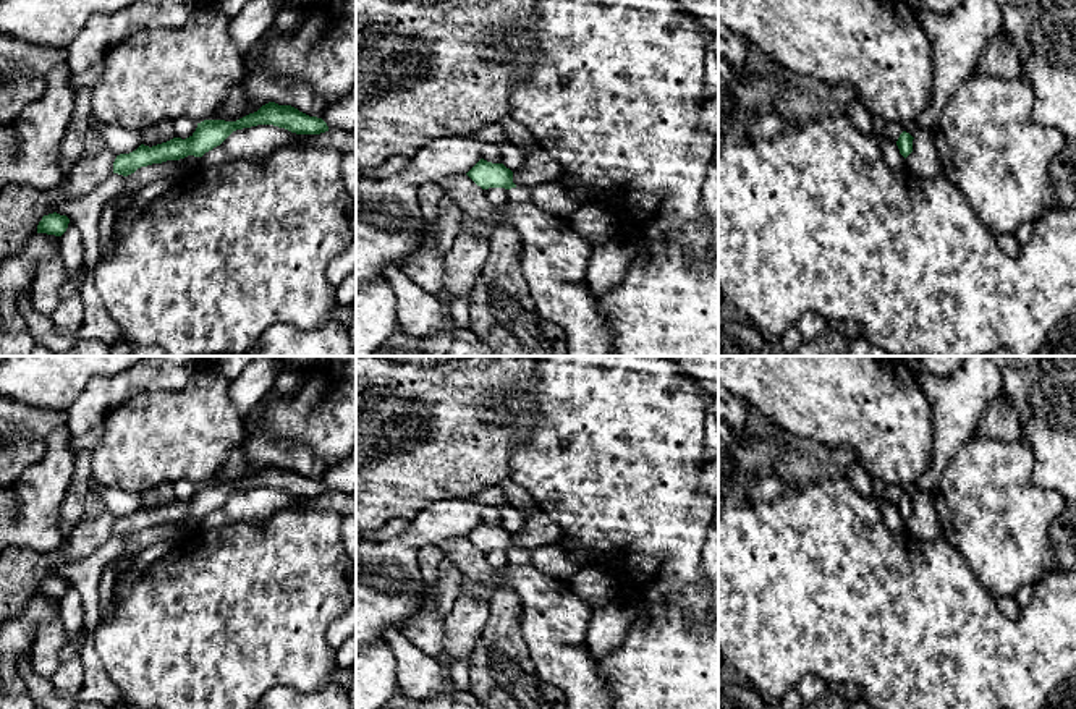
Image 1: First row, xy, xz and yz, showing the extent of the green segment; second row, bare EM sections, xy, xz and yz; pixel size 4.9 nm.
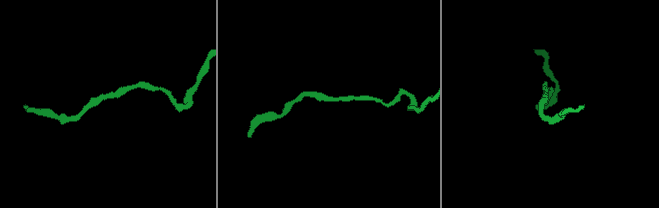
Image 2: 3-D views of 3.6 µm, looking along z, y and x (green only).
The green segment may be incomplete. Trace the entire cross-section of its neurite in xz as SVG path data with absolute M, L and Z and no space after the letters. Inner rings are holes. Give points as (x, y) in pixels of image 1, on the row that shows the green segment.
M481 159L466 175L482 189L516 188L516 185L513 183L513 172L503 163L492 163Z

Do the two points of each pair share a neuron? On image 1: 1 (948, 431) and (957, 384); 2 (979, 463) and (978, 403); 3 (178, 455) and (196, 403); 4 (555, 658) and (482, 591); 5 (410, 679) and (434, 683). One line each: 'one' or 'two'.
1: one
2: two
3: one
4: one
5: one

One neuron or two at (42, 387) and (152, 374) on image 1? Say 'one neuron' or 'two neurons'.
one neuron

